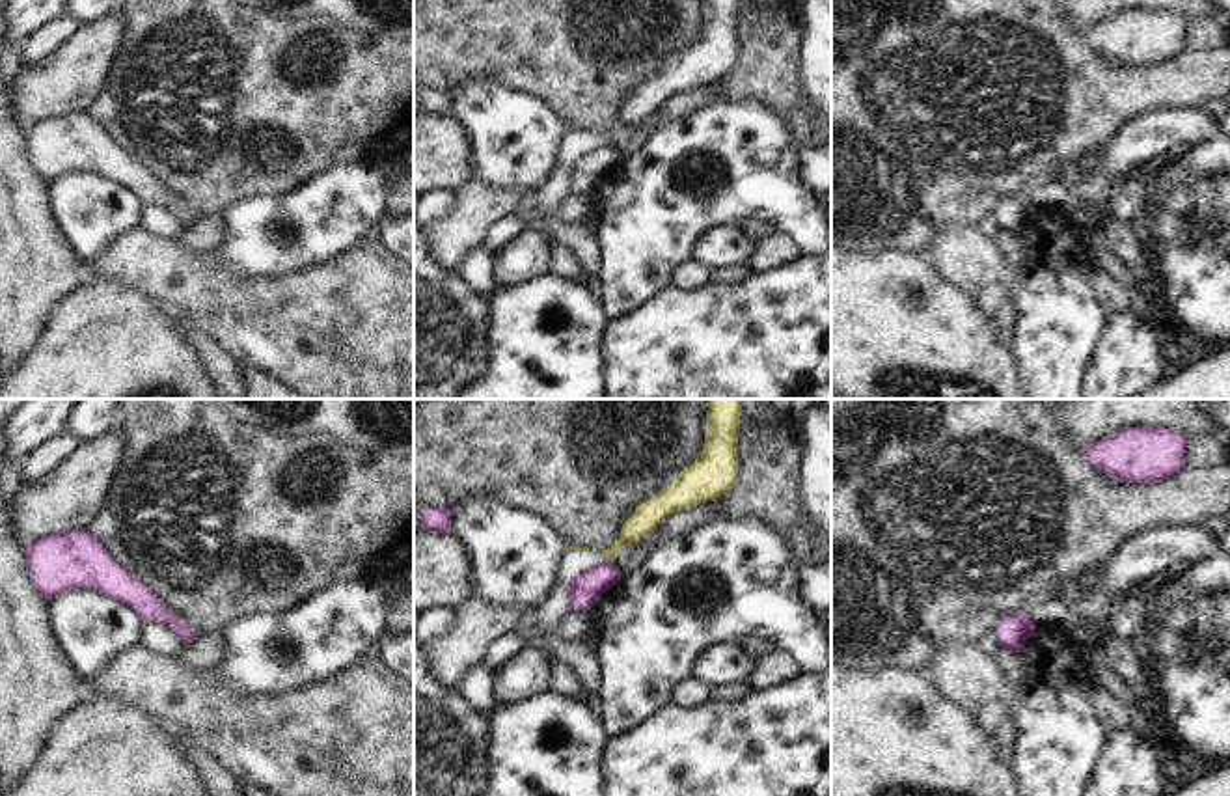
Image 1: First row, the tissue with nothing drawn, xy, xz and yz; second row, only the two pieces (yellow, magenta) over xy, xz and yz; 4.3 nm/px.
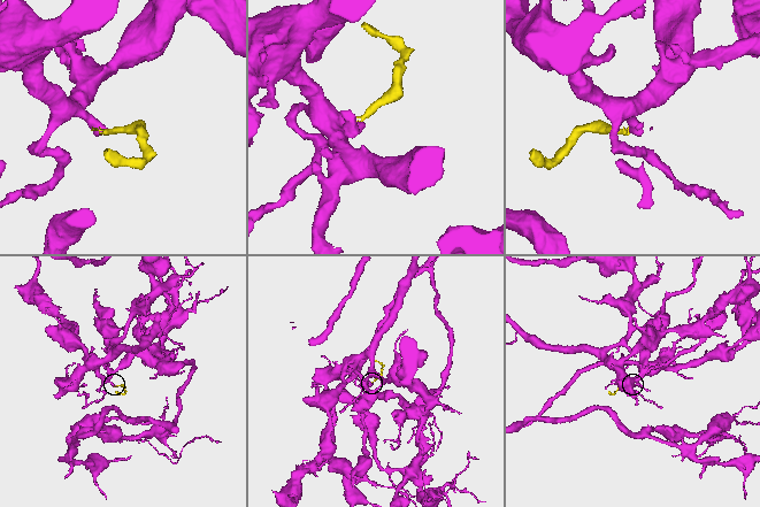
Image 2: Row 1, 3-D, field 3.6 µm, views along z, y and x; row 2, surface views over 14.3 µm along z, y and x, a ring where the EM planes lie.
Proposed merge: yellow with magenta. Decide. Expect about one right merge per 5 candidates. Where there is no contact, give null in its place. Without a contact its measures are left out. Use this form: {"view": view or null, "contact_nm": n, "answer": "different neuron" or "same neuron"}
{"view": "xz", "contact_nm": 30, "answer": "different neuron"}

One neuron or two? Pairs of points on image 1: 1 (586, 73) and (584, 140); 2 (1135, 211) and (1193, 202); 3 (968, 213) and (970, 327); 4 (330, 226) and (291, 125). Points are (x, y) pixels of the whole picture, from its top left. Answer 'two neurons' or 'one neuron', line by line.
1: two neurons
2: two neurons
3: two neurons
4: two neurons

